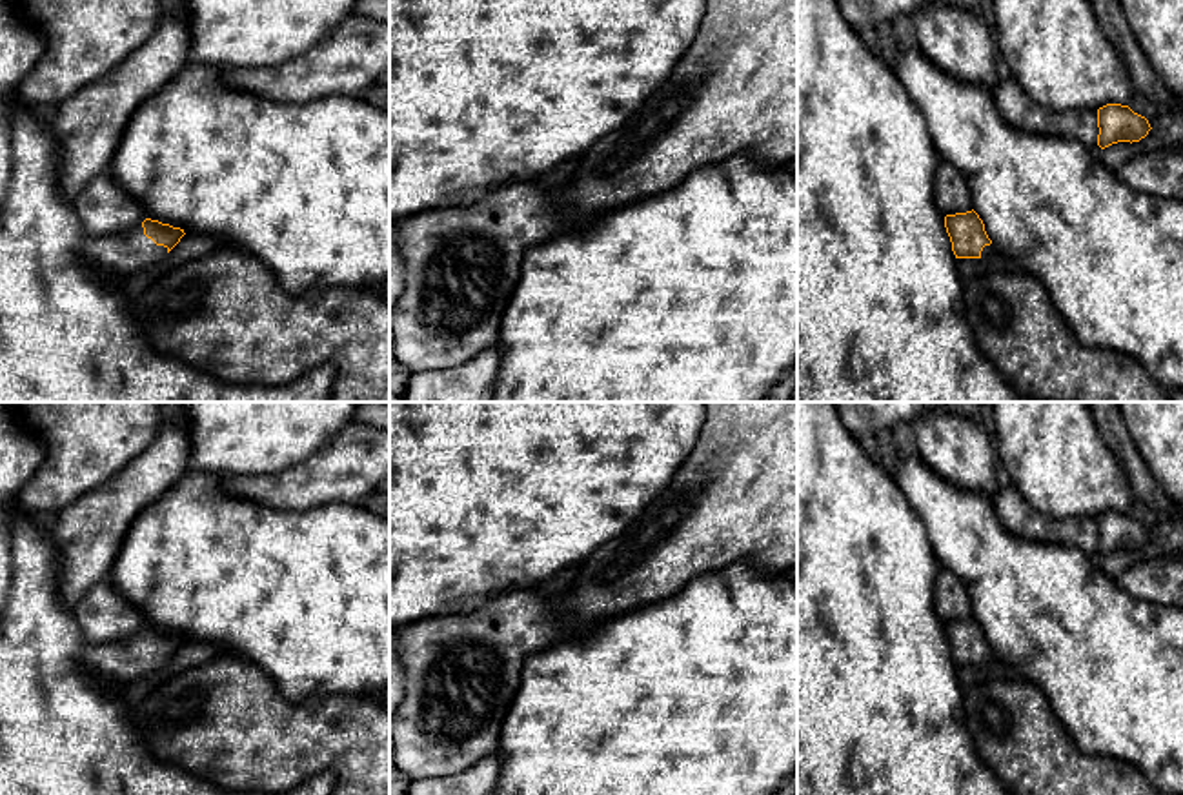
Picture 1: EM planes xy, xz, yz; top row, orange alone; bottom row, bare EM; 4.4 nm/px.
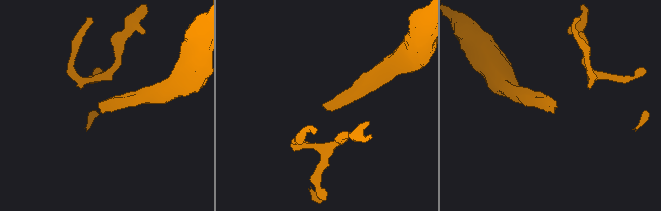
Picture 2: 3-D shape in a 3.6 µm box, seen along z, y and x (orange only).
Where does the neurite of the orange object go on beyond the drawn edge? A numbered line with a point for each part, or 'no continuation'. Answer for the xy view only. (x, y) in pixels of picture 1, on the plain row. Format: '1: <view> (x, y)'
1: xy (128, 659)

